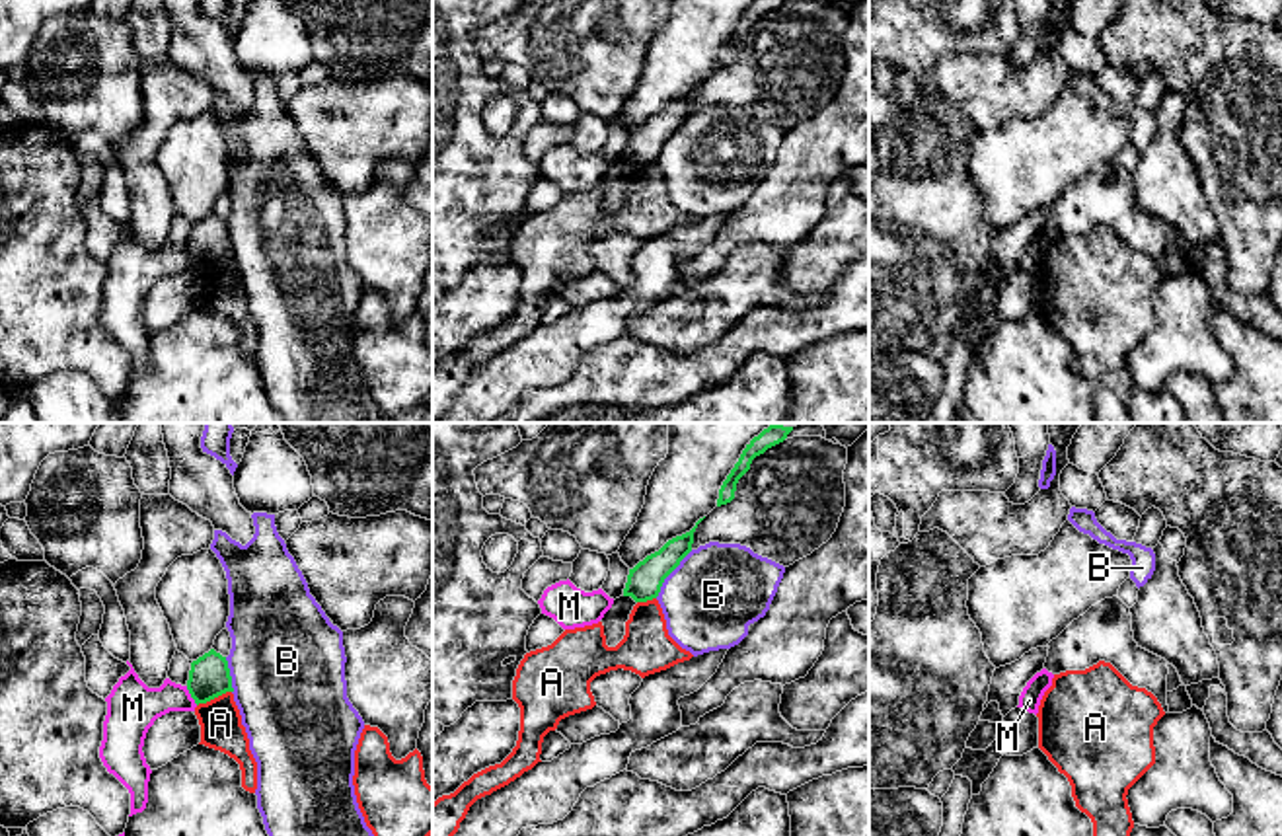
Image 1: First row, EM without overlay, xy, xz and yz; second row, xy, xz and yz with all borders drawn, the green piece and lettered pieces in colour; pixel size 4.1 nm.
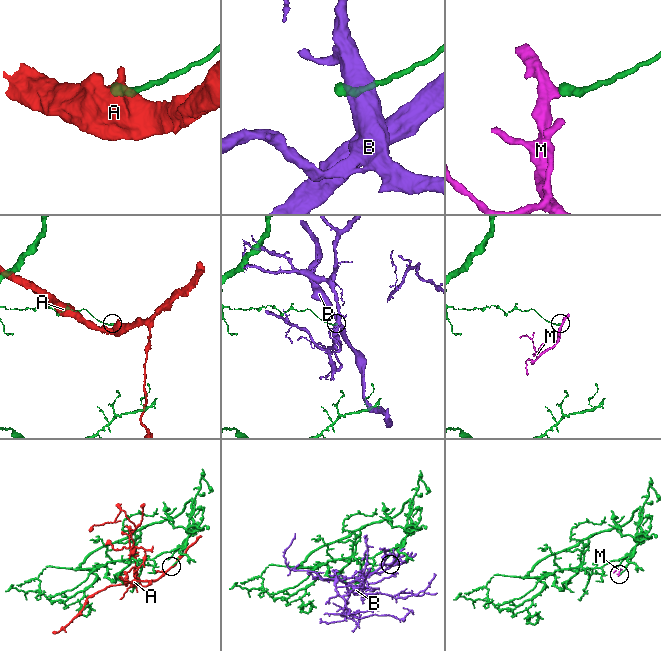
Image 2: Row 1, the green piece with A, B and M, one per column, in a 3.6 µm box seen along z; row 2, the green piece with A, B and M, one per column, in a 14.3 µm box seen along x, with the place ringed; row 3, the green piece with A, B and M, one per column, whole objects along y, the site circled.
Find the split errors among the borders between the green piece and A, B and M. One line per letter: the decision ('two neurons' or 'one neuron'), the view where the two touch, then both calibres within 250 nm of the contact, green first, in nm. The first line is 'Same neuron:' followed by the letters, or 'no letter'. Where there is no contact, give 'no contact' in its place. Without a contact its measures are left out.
Same neuron: no letter
A: two neurons | xy | 170/180 nm
B: two neurons | xz | 140/380 nm
M: two neurons | xy | 170/200 nm

